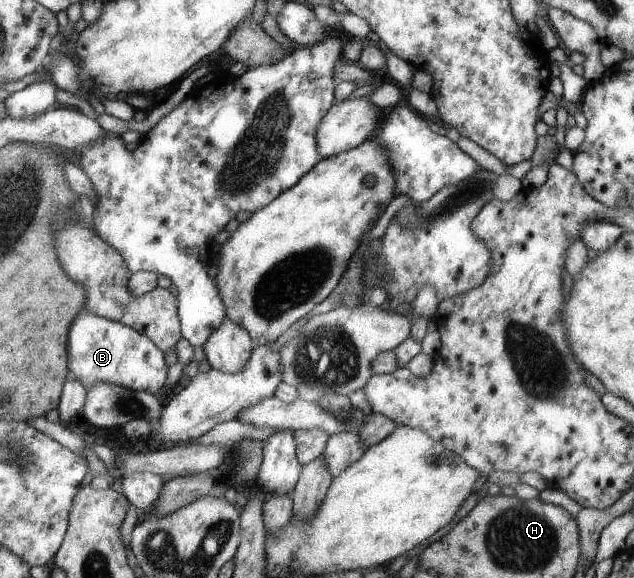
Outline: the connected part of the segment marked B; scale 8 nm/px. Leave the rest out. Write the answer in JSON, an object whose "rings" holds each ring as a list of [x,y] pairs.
{"rings":[[[85,310],[80,311],[72,320],[70,329],[72,333],[68,333],[68,369],[87,391],[93,385],[109,383],[154,394],[165,386],[169,368],[166,354],[143,333],[138,333],[119,321],[100,317],[99,314],[91,314]]]}

